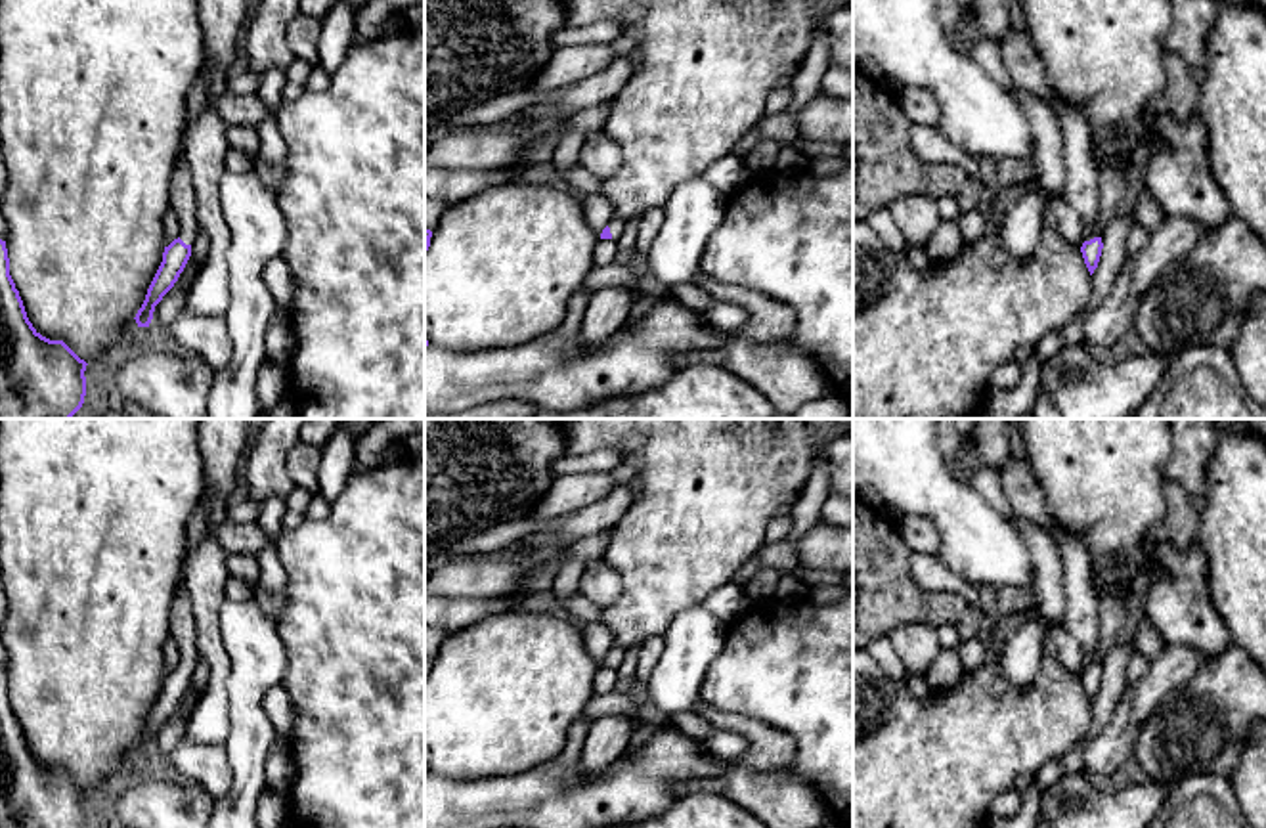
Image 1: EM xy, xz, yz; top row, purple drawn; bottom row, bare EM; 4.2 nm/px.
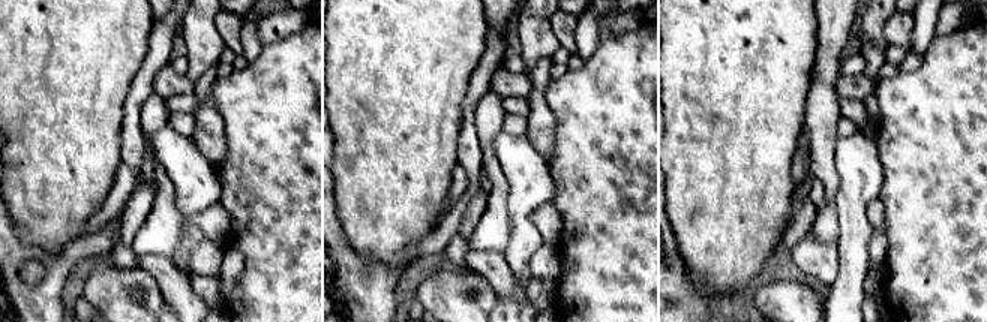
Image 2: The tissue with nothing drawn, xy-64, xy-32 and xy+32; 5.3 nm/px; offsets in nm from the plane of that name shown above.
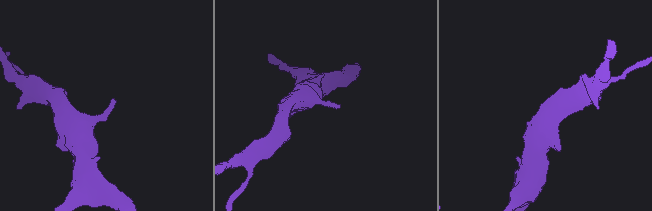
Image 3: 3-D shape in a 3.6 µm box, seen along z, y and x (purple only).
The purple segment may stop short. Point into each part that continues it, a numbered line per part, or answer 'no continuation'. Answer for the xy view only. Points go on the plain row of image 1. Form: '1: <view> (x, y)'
1: xy (182, 624)

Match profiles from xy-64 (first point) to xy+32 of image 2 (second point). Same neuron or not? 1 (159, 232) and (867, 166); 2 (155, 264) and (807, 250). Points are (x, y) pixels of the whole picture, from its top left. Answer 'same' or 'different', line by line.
1: different
2: same

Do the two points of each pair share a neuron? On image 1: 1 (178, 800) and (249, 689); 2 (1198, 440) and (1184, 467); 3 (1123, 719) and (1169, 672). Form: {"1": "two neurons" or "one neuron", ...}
{"1": "two neurons", "2": "one neuron", "3": "one neuron"}

